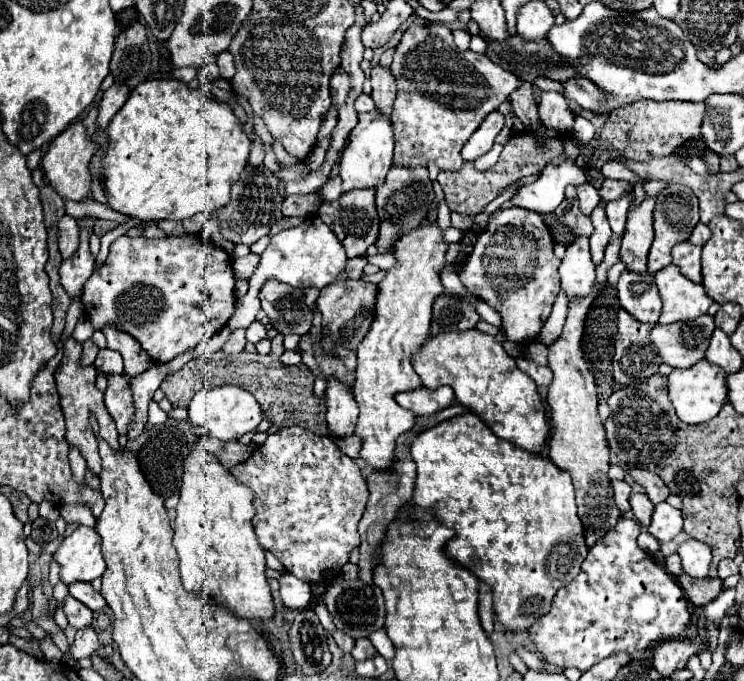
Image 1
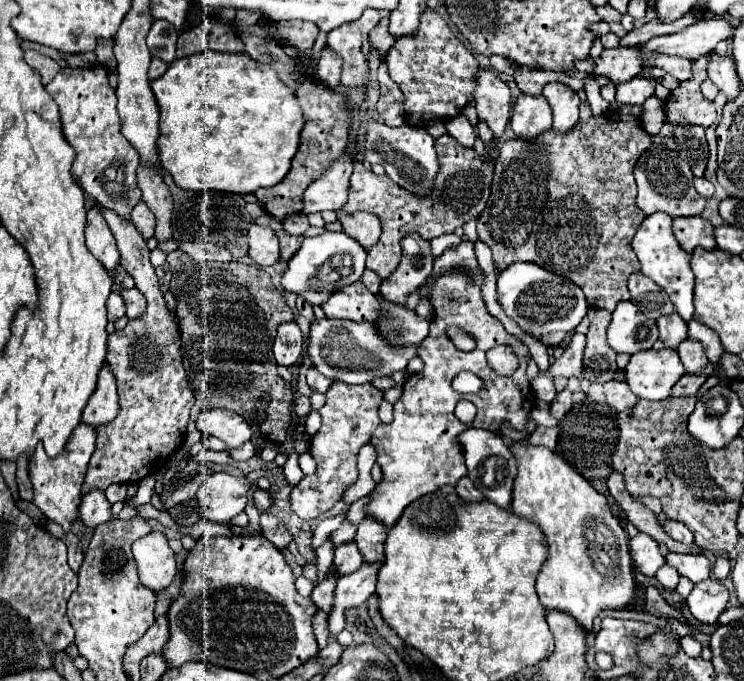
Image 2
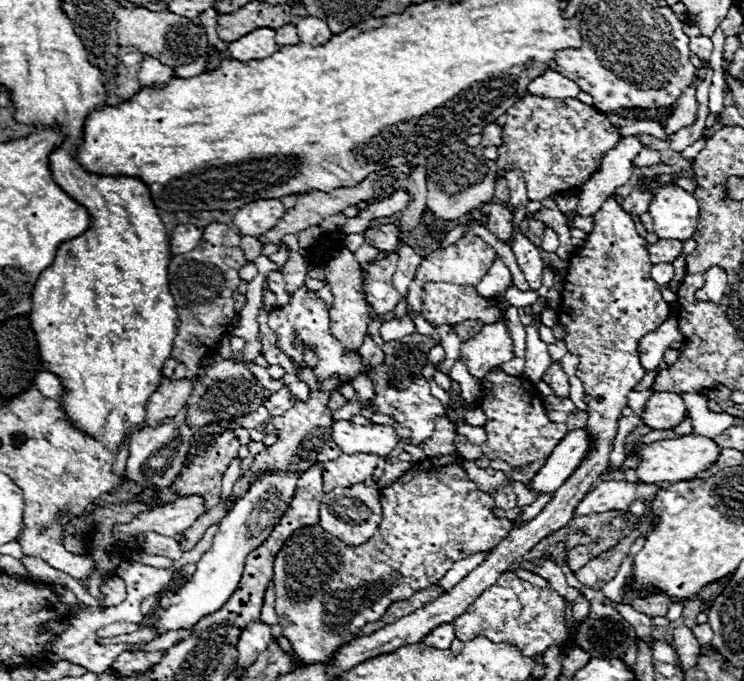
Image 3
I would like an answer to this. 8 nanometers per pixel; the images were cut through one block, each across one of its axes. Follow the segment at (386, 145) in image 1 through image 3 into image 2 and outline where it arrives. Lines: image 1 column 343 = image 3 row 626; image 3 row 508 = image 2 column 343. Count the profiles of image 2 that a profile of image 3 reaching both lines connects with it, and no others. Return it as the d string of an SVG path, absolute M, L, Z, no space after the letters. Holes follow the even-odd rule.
M322 232L314 238L304 238L302 248L288 262L288 270L282 276L286 292L306 298L310 304L322 304L328 296L348 284L360 280L366 270L366 250L344 232Z

